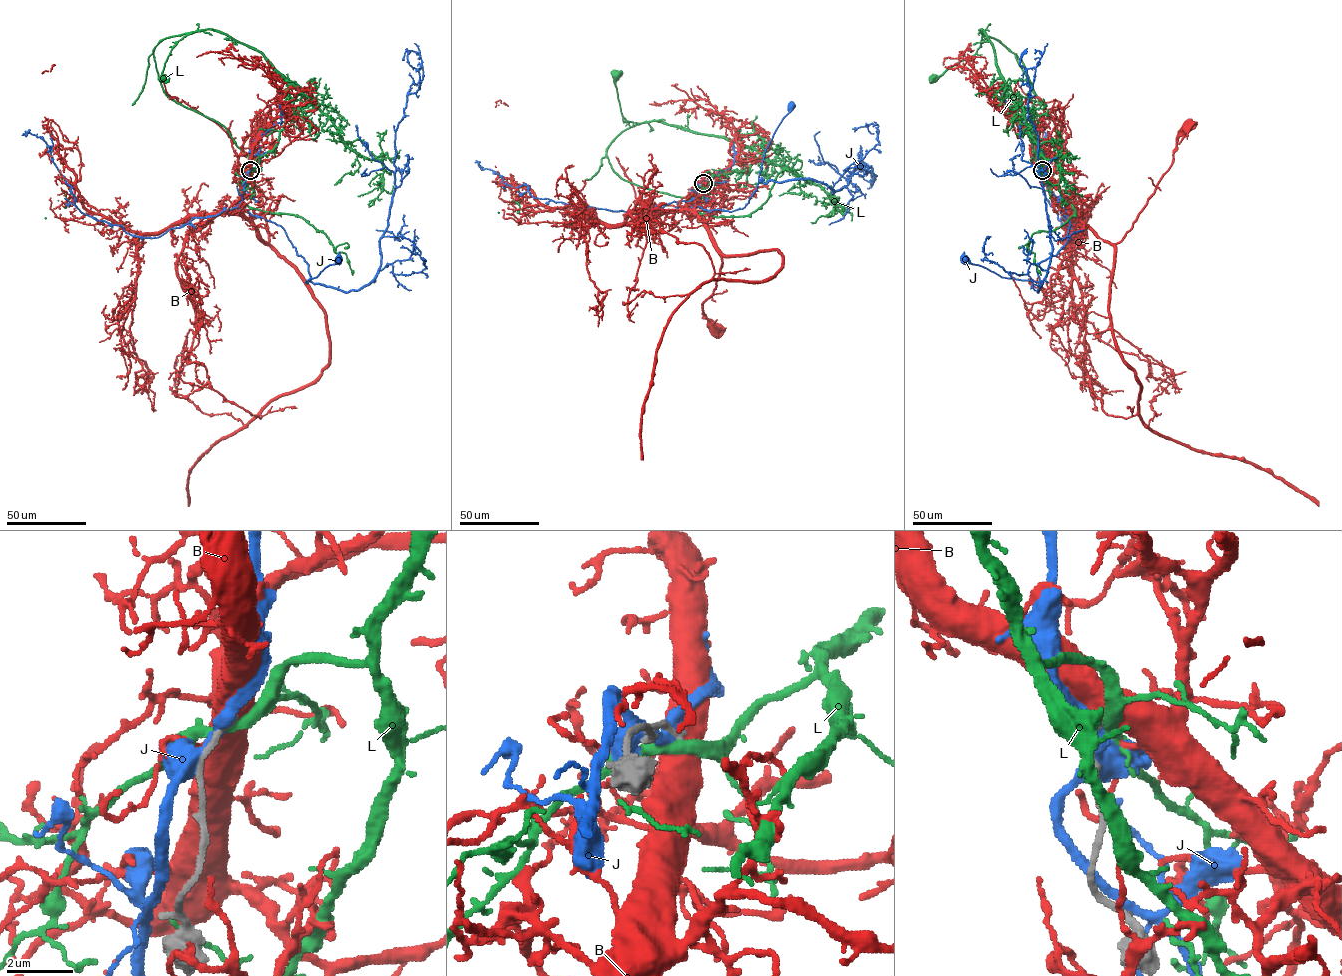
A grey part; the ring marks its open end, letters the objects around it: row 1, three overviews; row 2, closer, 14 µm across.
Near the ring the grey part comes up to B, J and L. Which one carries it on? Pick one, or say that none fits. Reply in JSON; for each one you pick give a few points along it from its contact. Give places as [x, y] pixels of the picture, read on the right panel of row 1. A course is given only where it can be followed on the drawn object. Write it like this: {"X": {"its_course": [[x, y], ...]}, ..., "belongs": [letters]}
{"belongs": []}

